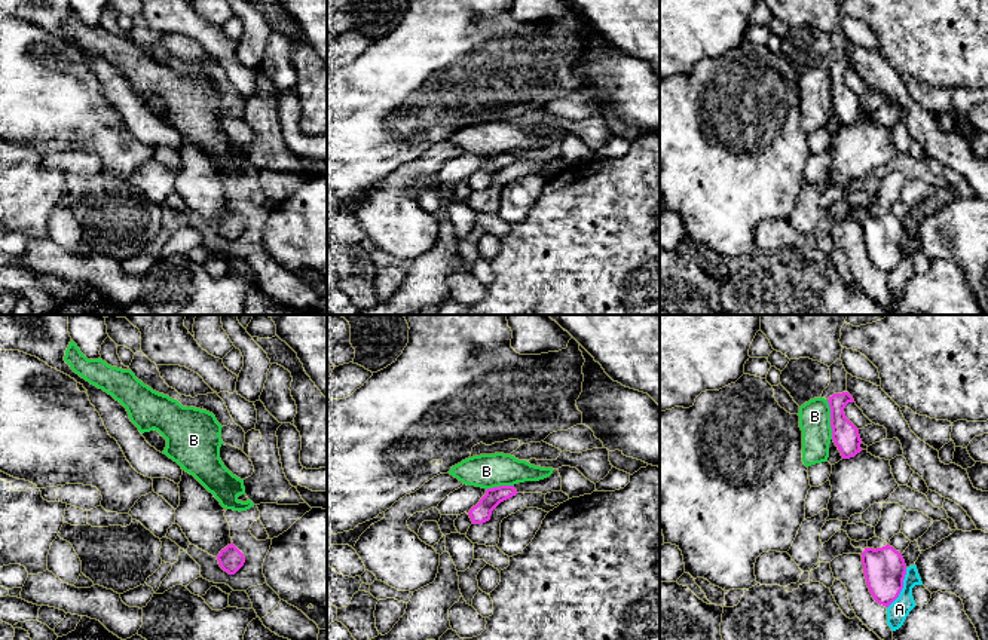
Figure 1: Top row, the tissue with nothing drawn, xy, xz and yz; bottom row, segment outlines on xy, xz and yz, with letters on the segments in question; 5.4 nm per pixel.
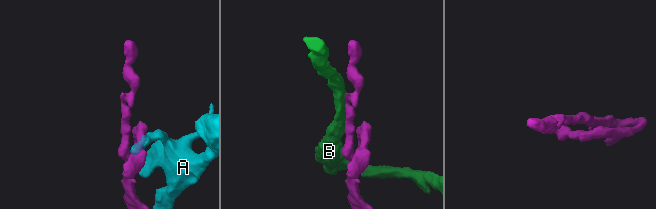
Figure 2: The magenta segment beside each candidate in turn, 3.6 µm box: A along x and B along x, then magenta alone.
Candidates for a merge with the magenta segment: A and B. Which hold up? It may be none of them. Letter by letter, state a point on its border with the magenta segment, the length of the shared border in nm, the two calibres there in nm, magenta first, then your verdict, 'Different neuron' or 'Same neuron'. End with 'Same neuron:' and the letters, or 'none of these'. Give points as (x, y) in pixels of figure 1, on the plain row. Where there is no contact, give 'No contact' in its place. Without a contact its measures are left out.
A: Touches magenta at yz (902, 254). Shared border 240 nm. Thickness 220 nm (magenta) against 110 nm. Different neuron
B: Touches magenta at yz (831, 86). Shared border 220 nm. Thickness 140 nm (magenta) against 180 nm. Different neuron
Same neuron: none of these

